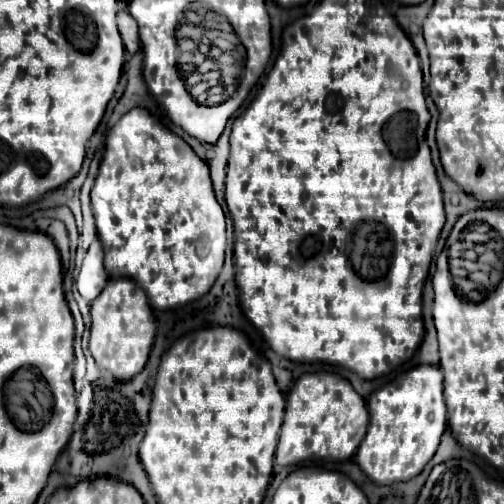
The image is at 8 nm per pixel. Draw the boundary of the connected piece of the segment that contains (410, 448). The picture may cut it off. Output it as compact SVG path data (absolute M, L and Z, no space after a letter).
M417 366L373 392L367 400L367 408L371 416L369 430L355 454L359 468L377 484L415 478L433 458L439 438L447 428L443 372L437 366Z

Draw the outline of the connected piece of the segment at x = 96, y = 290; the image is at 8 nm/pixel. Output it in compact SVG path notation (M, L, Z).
M95 240L89 246L81 272L77 276L77 290L87 302L91 302L101 294L105 284L107 284L107 272L103 268L103 246L99 240Z

